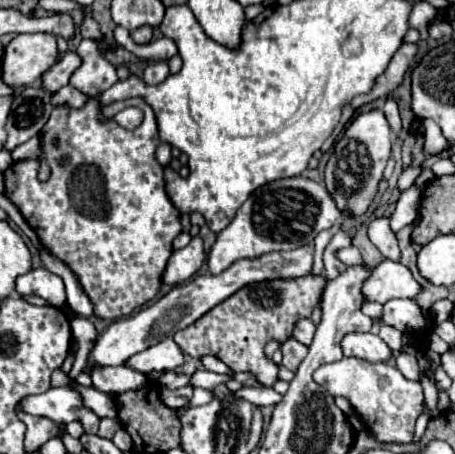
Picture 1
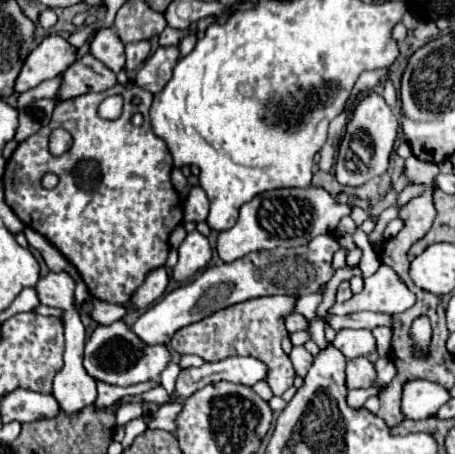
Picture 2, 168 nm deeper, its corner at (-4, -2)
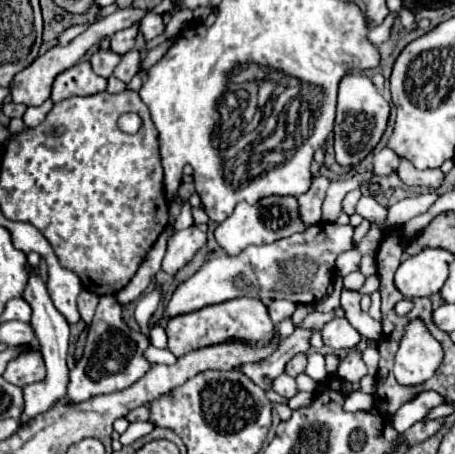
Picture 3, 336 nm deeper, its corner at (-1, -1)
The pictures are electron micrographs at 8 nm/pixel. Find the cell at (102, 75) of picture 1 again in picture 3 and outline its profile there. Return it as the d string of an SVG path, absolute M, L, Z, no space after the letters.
M81 61L75 67L69 67L67 71L55 77L51 99L57 103L71 95L101 93L105 91L105 87L107 87L107 79L95 75L95 71L91 71L91 65L87 61Z

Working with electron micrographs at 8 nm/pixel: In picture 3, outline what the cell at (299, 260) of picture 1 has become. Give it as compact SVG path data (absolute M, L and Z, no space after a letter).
M317 223L305 233L295 233L287 239L279 239L269 245L251 245L239 255L217 255L203 263L203 267L179 283L173 291L167 307L163 309L163 321L179 315L199 311L207 305L225 303L237 297L255 297L265 303L273 299L287 299L293 303L317 303L335 275L335 259L339 253L351 249L353 227L337 223Z

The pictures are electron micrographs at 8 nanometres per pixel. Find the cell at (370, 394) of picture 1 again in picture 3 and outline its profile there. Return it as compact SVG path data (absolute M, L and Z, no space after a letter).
M351 351L351 353L341 361L341 365L339 365L339 369L337 369L337 377L341 377L343 381L349 381L349 383L361 381L365 375L367 375L367 367L365 367L359 351Z

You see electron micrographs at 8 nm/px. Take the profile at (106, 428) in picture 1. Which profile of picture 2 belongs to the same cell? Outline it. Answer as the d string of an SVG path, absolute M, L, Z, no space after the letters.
M137 402L123 404L116 412L116 426L123 427L129 421L143 415L142 405Z

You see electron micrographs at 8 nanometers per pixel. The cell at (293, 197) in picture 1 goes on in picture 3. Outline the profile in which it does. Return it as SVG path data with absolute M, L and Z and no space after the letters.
M263 197L255 205L239 203L231 217L227 217L219 227L215 229L215 239L219 247L227 255L239 255L247 245L265 245L279 241L283 237L291 237L293 233L303 233L307 225L301 221L299 203L295 197Z

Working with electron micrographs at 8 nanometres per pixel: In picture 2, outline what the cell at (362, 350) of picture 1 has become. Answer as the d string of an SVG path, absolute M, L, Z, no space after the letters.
M340 330L334 338L334 348L340 350L346 358L368 356L376 350L376 340L370 330Z

